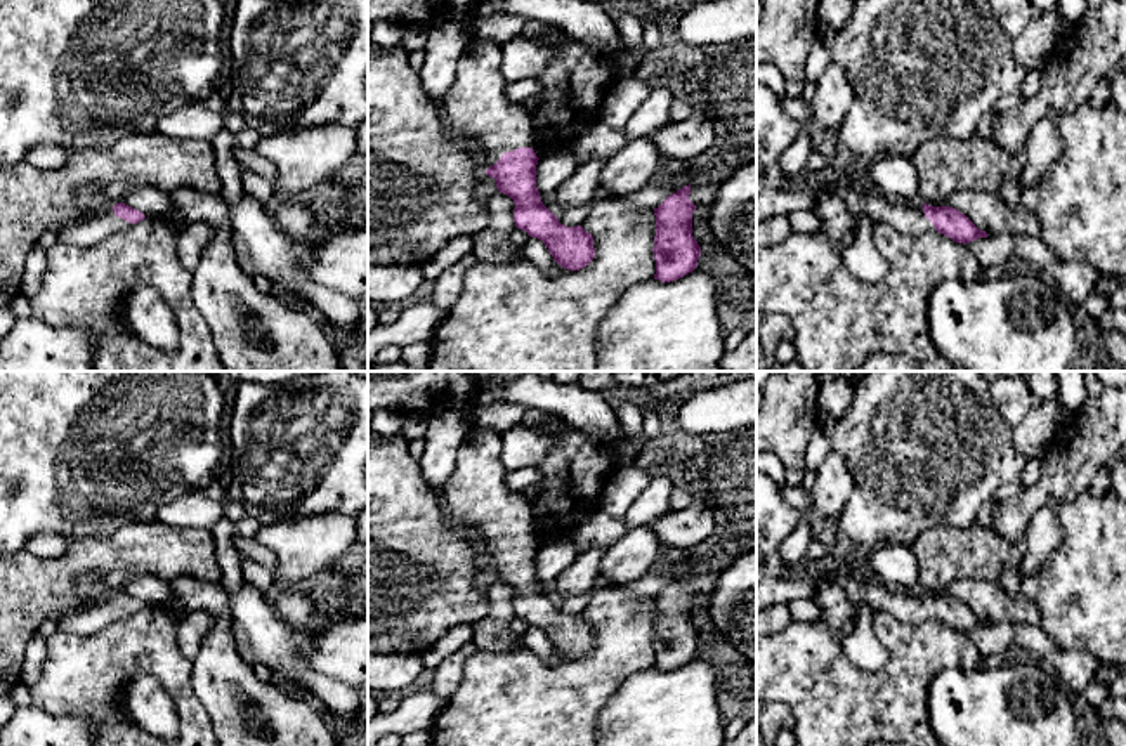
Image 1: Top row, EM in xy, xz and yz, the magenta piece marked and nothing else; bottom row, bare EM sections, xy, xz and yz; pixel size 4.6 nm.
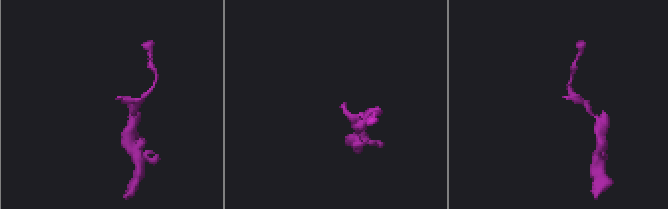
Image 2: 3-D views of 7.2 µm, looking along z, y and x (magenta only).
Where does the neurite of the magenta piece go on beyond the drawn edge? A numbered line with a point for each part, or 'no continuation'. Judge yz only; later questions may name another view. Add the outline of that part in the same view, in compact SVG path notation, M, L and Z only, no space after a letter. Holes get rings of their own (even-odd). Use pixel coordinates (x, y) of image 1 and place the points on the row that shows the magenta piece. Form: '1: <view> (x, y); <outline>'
1: yz (861, 200); M840 180L824 189L835 193L854 217L855 229L867 217L874 226L887 224L900 234L920 236L933 231L923 213L923 203L897 203L887 200L876 187Z

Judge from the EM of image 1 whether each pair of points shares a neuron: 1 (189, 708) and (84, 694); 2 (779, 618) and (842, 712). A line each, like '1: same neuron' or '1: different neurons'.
1: same neuron
2: different neurons

